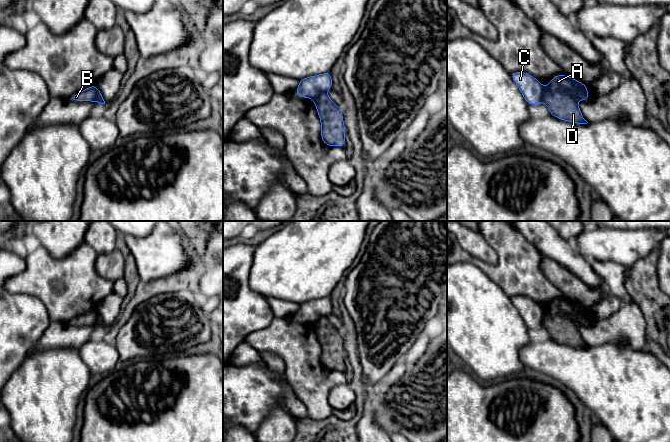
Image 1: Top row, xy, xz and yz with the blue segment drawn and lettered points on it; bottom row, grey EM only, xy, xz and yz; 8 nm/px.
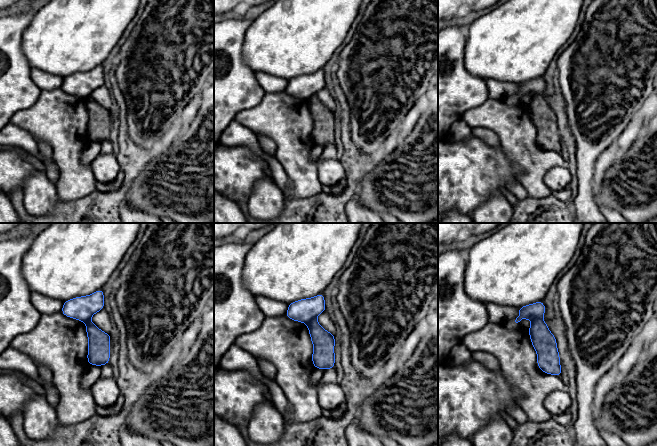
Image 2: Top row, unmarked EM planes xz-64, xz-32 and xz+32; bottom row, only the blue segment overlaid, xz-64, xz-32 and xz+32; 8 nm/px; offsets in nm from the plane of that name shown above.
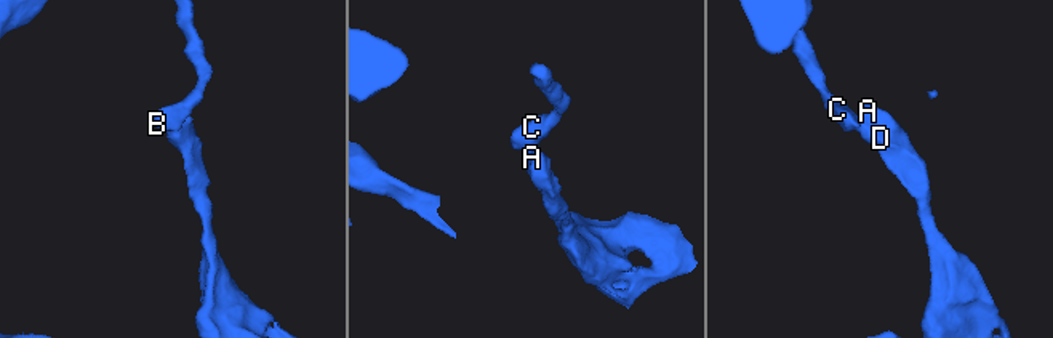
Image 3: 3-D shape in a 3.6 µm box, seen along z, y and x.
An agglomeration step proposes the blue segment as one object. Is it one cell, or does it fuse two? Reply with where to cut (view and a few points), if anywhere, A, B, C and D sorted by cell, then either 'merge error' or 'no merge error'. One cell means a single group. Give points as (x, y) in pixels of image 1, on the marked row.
cut yz (544, 88), (542, 101); groups A D / B C; merge error

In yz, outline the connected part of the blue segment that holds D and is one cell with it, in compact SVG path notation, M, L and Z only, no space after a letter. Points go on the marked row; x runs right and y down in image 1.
M565 74L555 75L544 88L543 102L548 107L550 114L560 120L574 124L587 124L588 122L582 116L577 103L578 100L588 101L588 87L582 82L573 79Z

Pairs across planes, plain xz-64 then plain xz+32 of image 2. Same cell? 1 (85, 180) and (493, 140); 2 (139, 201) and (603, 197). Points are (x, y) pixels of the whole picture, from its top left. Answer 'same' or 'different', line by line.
1: different
2: same

